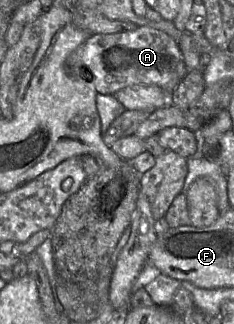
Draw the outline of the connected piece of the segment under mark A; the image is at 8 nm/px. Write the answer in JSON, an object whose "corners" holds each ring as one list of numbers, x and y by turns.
{"corners":[[138,26,133,31,91,34,68,56,67,70,85,77,85,80,93,83,97,93,103,95,114,95,123,88,136,85,155,85,164,90,173,91,188,71,176,40,165,32,148,26]]}

